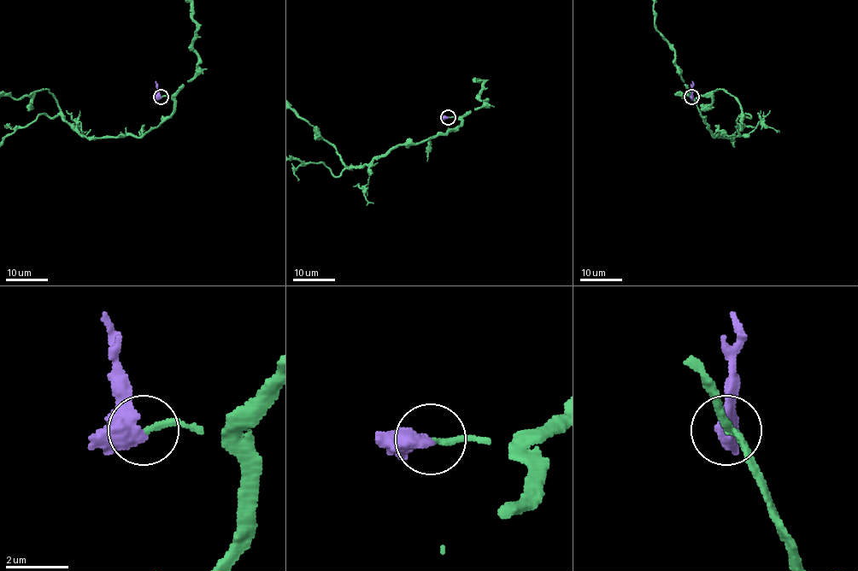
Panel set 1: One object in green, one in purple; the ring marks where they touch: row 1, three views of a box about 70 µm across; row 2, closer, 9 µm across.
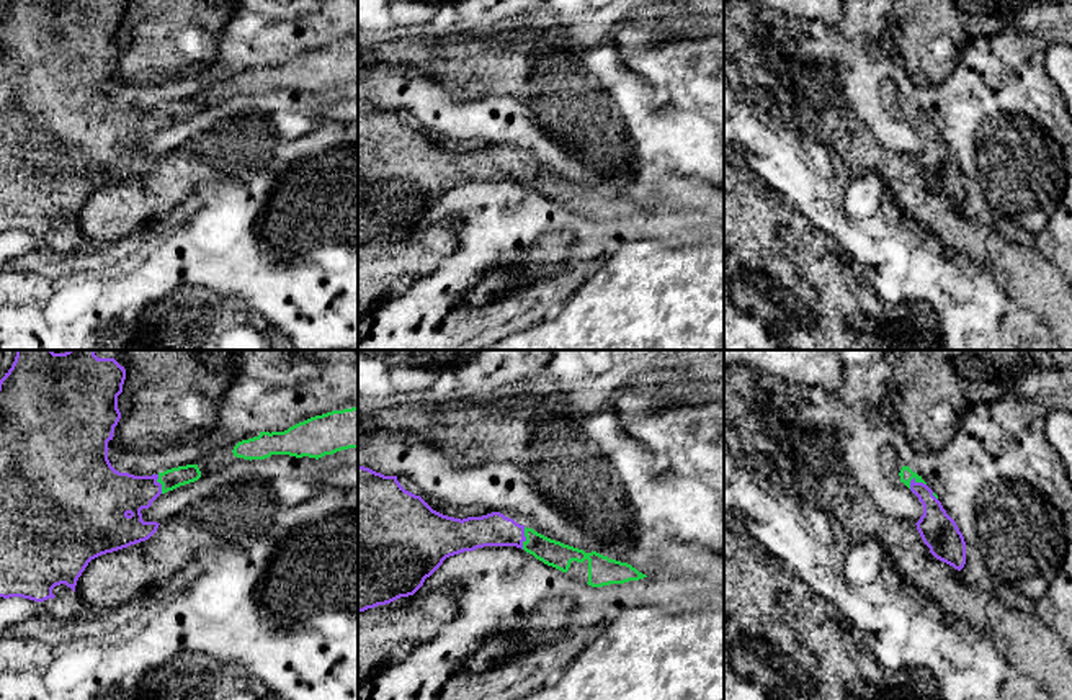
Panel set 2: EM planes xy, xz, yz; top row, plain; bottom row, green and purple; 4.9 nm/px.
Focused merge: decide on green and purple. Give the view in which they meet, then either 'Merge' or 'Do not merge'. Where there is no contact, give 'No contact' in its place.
Touches green in yz. Merge

